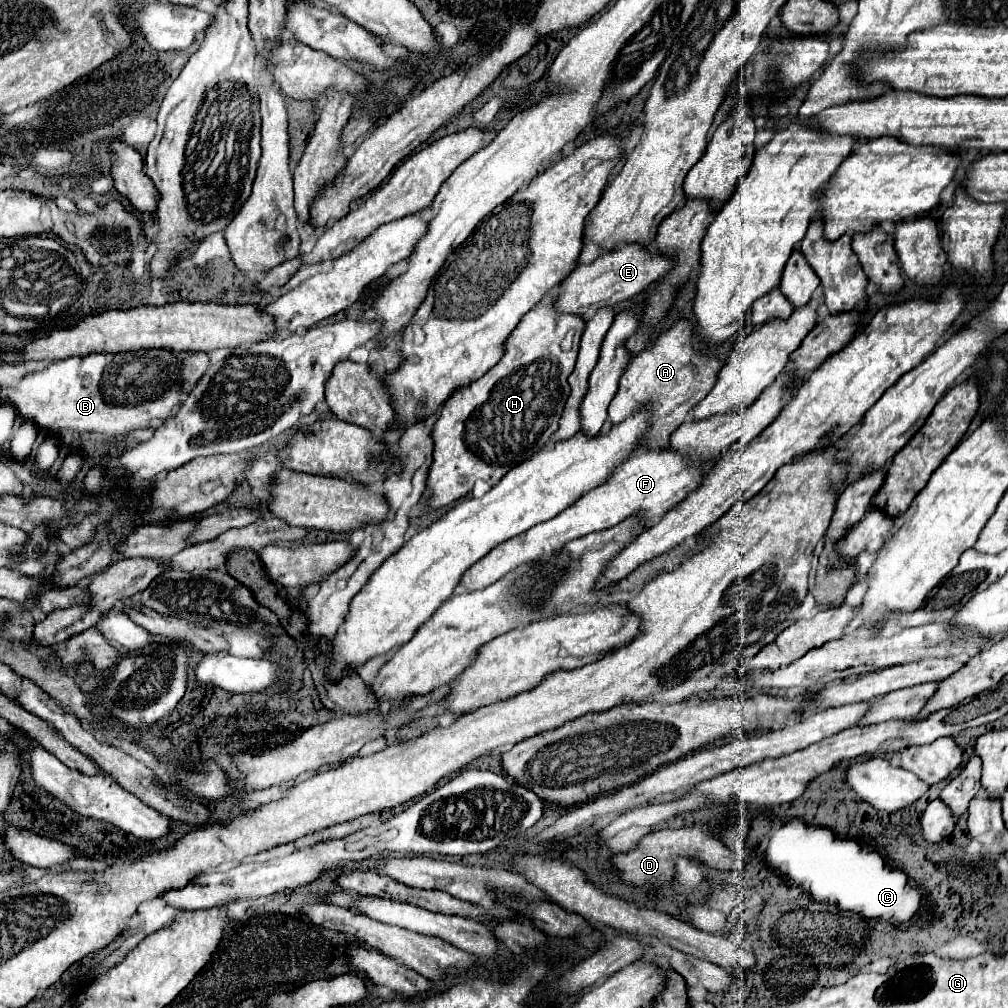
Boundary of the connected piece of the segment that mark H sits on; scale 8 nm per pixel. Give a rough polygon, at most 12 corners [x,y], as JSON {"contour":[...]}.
{"contour":[[543,300],[445,402],[427,506],[495,486],[559,426],[585,320]]}

